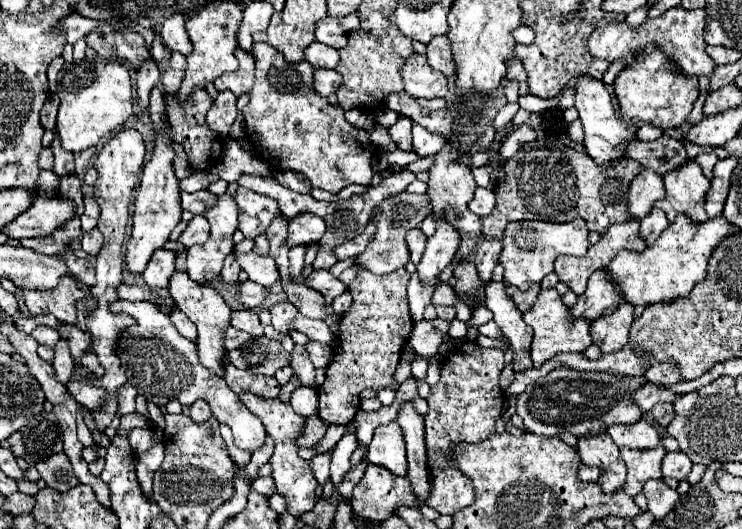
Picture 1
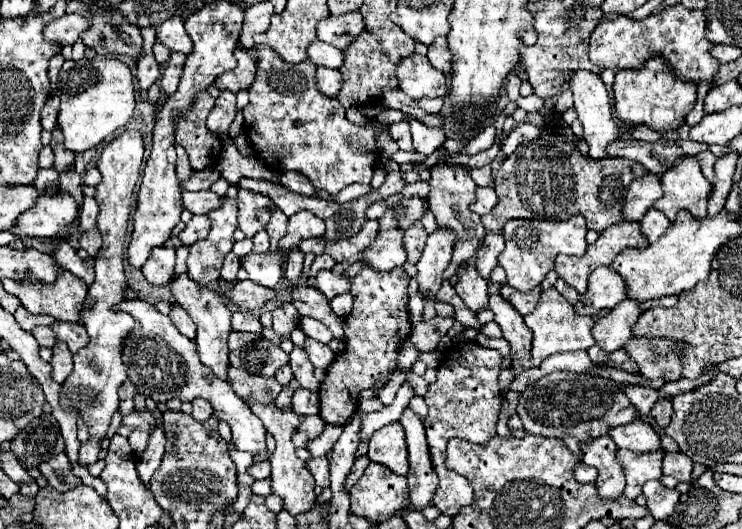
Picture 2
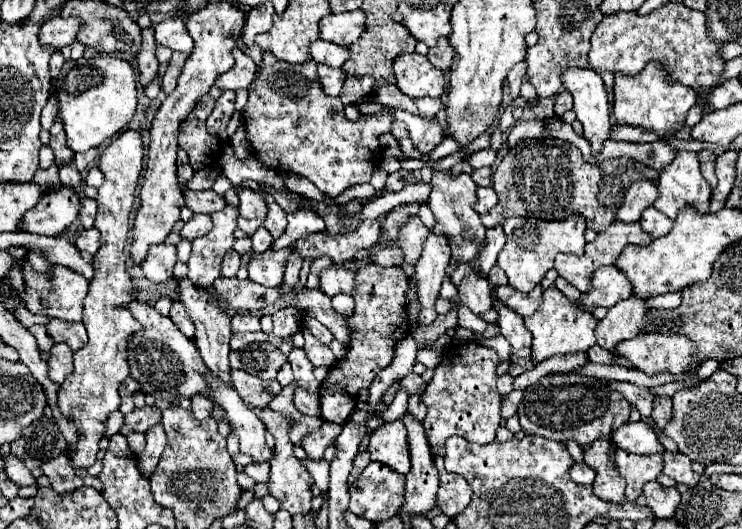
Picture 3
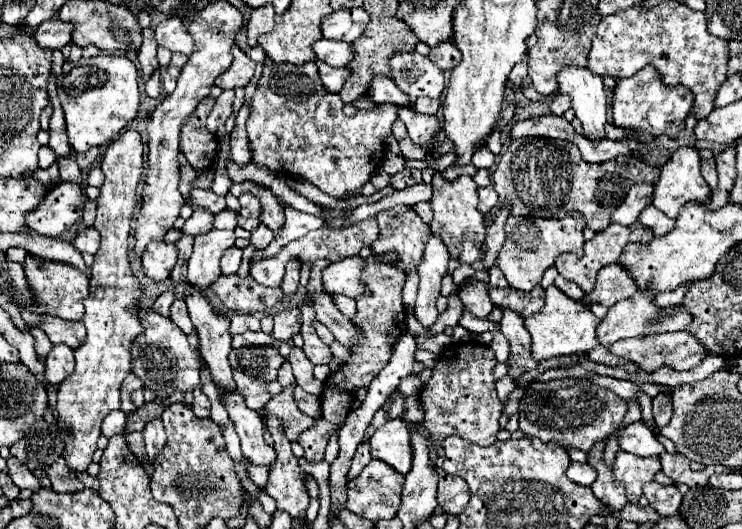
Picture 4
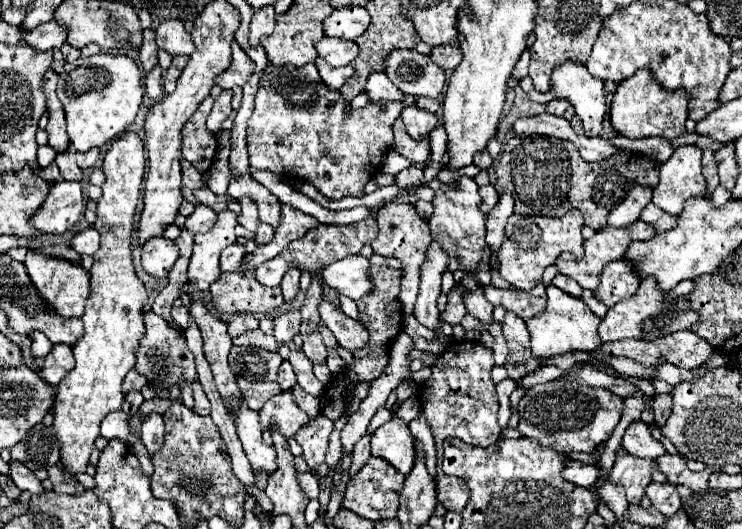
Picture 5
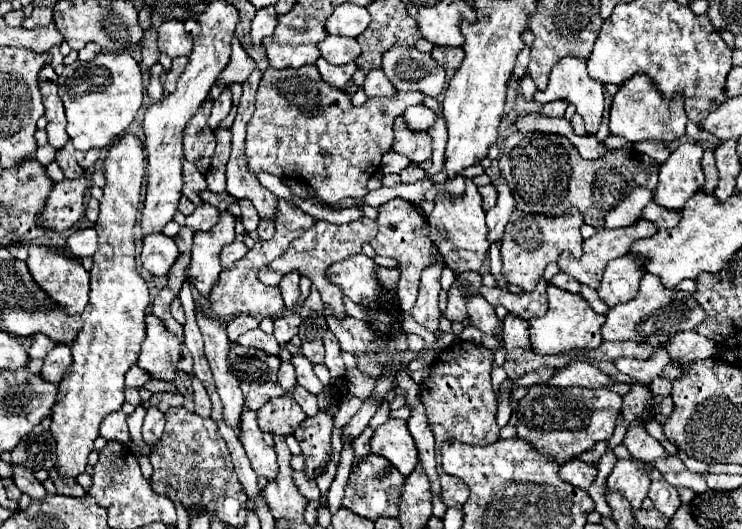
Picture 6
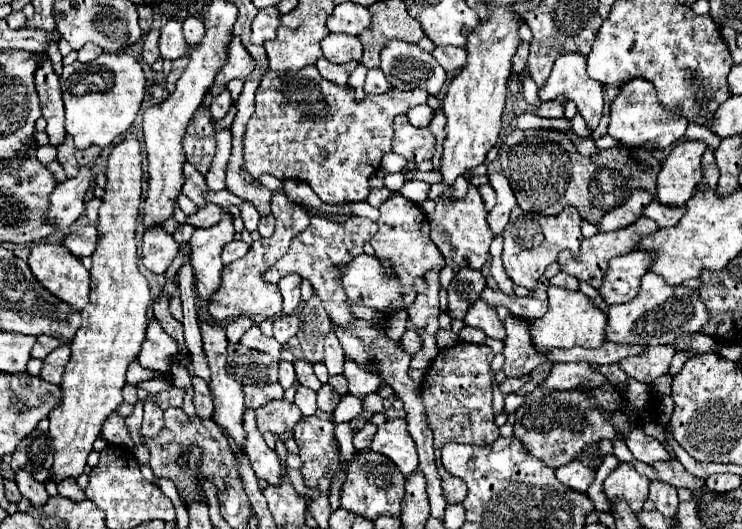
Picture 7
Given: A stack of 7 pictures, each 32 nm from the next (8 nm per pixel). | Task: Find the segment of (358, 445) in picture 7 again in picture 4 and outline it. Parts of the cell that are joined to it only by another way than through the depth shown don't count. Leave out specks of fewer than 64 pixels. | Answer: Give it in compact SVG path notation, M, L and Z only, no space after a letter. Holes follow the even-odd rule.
M362 442L362 444L358 446L354 458L352 458L352 468L350 468L350 472L348 472L348 480L354 480L368 462L370 462L370 444L368 444L368 442Z

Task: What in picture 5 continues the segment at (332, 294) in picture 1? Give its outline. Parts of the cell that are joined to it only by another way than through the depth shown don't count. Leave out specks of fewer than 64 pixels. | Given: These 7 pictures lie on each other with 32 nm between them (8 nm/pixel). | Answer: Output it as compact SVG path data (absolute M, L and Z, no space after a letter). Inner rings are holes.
M356 254L328 264L322 270L322 278L328 288L334 288L336 292L358 302L366 292L372 290L372 284L368 280L368 268L368 258Z

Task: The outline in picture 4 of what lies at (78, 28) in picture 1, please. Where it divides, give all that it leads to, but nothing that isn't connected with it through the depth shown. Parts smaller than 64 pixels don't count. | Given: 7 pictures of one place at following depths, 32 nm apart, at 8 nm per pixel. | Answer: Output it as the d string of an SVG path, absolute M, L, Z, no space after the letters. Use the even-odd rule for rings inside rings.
M58 18L46 20L38 26L36 30L36 42L42 48L52 48L52 50L60 50L62 46L72 42L72 32L74 32L74 24L72 22L62 22Z

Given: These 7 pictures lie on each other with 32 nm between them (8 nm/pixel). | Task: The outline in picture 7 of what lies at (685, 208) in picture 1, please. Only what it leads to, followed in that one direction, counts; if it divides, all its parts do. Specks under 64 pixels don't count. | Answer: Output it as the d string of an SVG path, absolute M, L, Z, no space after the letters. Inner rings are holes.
M700 140L678 144L670 156L662 162L658 174L656 202L664 206L684 206L686 200L696 192L696 186L702 184L700 158L706 150L706 144Z

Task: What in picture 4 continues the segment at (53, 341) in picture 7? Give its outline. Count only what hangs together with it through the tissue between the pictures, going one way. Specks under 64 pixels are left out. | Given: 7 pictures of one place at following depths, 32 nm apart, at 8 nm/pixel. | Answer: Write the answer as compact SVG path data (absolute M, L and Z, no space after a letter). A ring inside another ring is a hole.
M32 327L31 330L33 330L33 336L35 338L35 350L37 354L39 355L39 357L46 356L51 350L53 344L44 333L44 331L40 328Z

